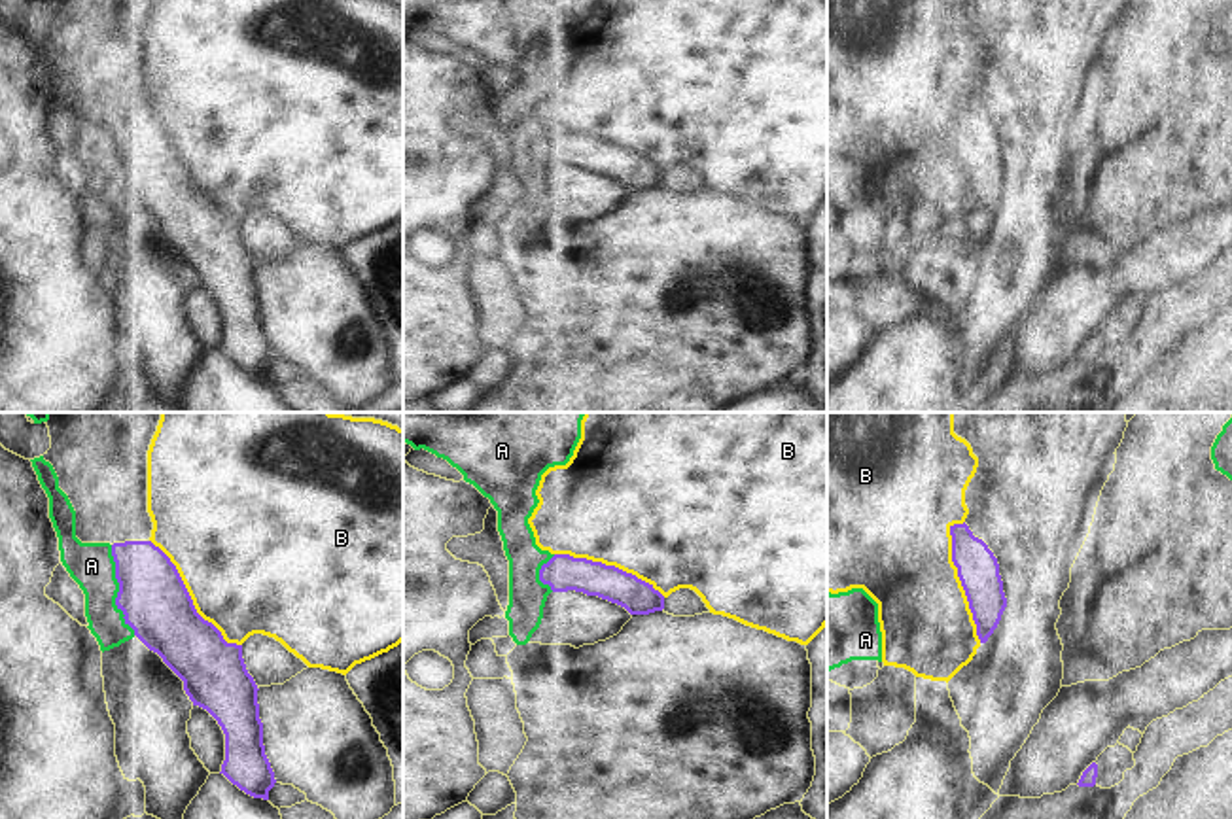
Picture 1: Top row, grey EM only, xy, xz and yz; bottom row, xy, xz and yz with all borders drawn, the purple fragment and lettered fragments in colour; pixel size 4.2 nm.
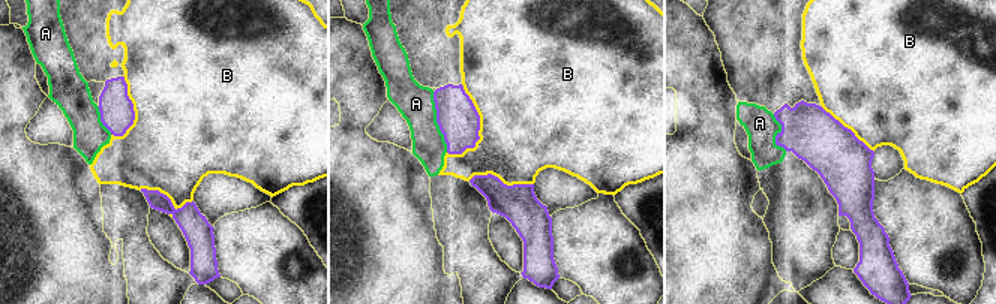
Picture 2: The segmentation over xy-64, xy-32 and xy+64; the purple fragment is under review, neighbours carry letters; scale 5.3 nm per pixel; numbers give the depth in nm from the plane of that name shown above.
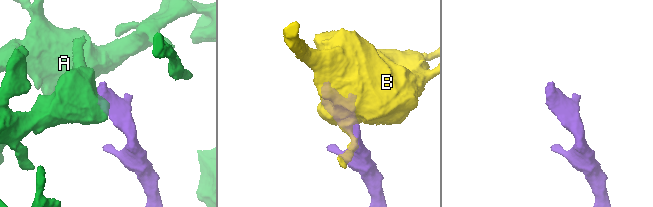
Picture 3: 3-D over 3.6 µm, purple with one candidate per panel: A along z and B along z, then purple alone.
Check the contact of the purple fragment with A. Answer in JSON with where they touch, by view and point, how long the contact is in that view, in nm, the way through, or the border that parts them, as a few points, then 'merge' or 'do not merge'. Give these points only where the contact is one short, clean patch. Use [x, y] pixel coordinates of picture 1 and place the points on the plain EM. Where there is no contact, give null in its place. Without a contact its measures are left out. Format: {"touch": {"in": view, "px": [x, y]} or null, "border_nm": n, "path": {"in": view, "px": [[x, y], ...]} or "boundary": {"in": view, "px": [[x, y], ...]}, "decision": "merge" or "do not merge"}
{"touch": {"in": "xy", "px": [120, 167]}, "border_nm": 400, "boundary": {"in": "xy", "px": [[110, 121], [118, 159], [116, 182], [135, 210]]}, "decision": "do not merge"}

